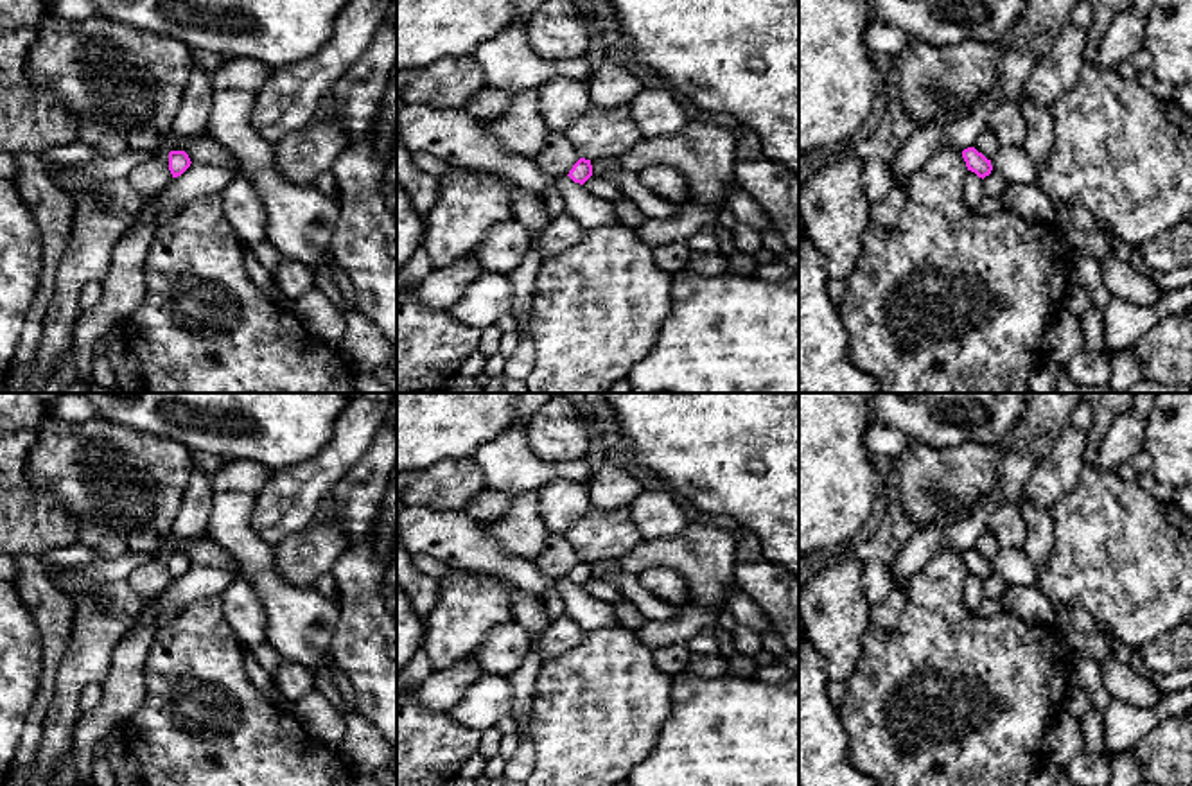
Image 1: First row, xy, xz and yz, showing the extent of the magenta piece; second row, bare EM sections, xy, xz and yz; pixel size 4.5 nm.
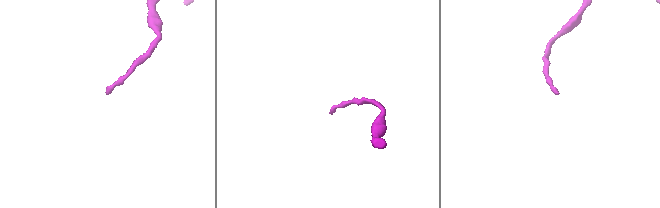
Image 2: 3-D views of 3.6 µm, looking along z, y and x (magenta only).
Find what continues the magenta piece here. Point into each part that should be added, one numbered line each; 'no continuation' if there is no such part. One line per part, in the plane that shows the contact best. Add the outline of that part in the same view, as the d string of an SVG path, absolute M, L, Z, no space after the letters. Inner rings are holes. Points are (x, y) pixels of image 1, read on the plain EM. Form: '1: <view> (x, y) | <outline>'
no continuation

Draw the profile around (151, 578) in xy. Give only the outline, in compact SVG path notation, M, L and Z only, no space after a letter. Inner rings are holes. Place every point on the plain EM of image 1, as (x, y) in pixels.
M160 553L158 558L149 560L135 569L129 574L127 583L142 596L156 596L169 590L172 585L172 576L169 572L169 555Z

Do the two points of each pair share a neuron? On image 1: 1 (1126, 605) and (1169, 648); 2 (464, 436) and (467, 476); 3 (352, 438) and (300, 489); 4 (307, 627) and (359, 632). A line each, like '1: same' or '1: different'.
1: different
2: different
3: same
4: different

